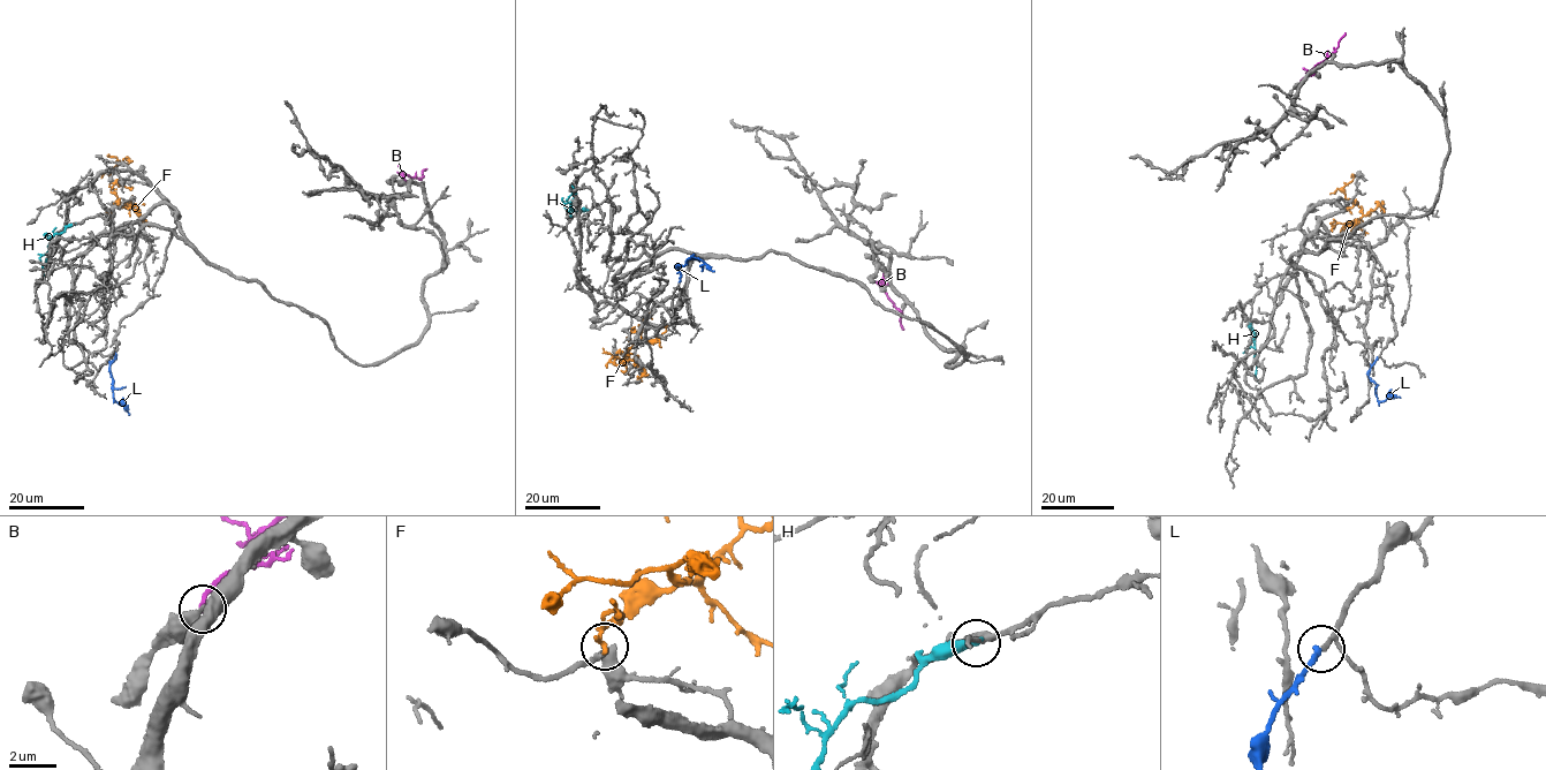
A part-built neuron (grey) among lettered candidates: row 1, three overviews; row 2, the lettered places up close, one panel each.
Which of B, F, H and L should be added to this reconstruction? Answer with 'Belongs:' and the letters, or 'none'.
Belongs: L

